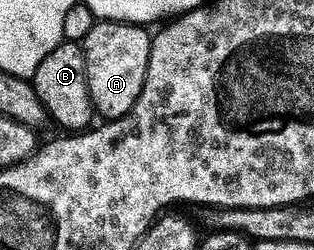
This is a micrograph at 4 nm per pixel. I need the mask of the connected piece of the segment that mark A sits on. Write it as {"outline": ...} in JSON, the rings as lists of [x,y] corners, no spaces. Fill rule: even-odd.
{"outline":[[[103,22],[90,27],[84,40],[88,76],[90,77],[90,95],[94,109],[103,119],[122,118],[140,100],[140,92],[146,83],[146,73],[150,63],[150,43],[152,34],[141,26],[130,26],[127,22]]]}

